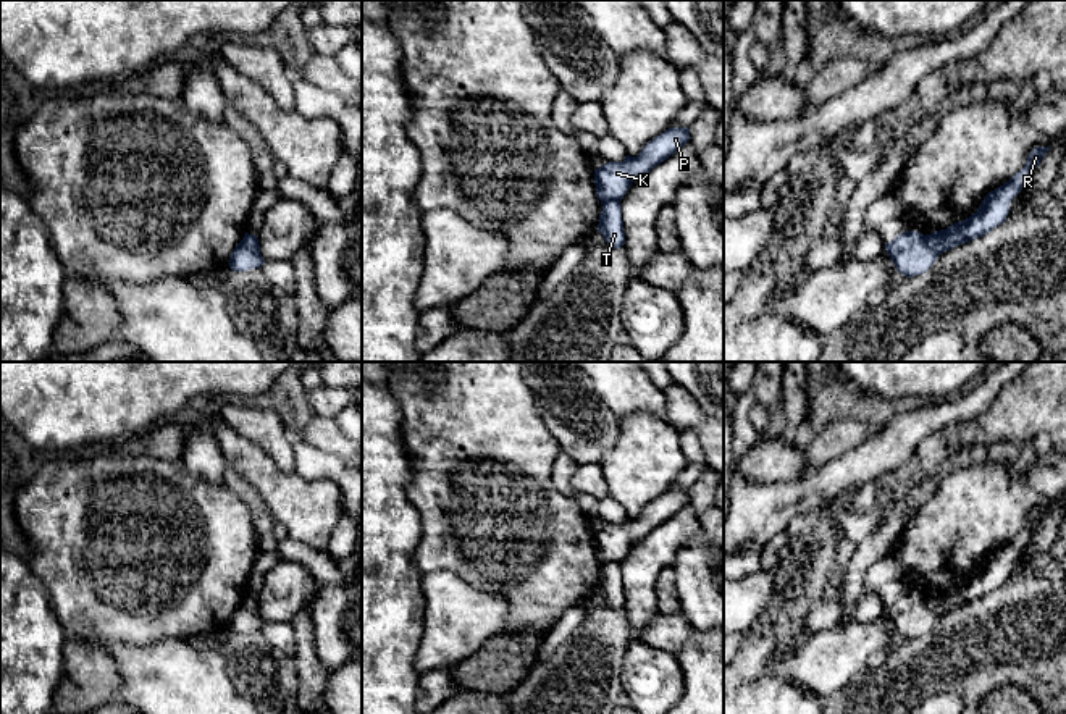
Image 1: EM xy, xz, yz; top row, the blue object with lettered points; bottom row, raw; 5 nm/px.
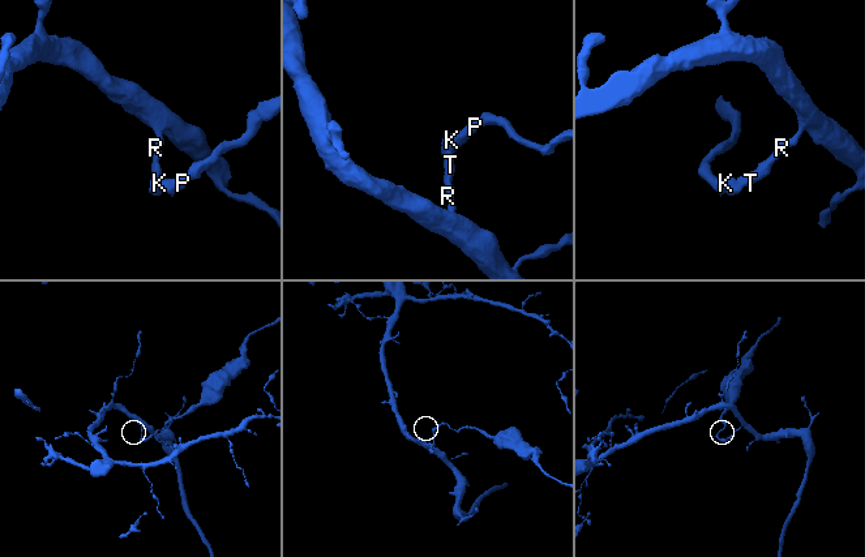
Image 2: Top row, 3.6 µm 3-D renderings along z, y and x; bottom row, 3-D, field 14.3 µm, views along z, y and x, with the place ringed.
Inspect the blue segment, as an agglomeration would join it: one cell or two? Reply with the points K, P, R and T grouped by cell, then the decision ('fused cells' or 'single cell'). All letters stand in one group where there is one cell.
K P / R T | fused cells

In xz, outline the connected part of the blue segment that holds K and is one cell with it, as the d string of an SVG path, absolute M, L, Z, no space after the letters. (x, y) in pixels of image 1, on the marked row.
M669 128L649 141L640 155L607 162L594 170L596 195L601 204L622 200L632 183L649 173L690 141L688 128Z

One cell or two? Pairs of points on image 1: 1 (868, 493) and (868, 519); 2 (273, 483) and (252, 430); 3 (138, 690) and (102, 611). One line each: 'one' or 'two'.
1: two
2: two
3: two

